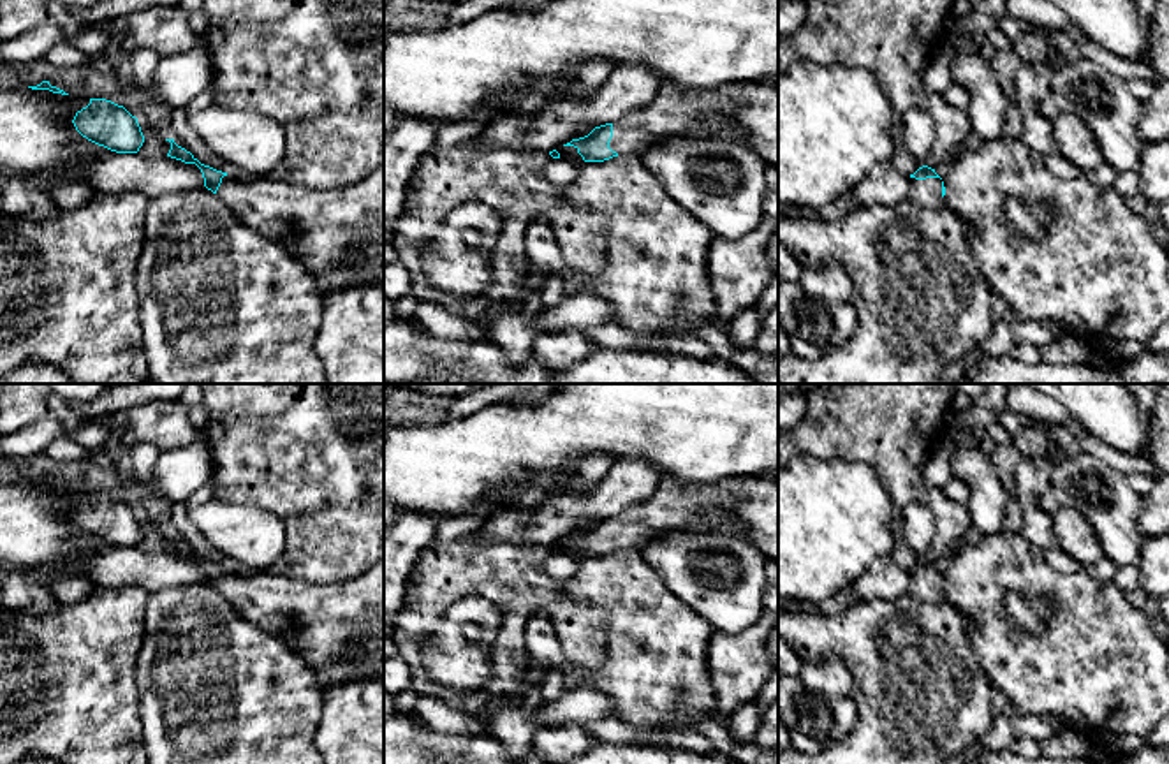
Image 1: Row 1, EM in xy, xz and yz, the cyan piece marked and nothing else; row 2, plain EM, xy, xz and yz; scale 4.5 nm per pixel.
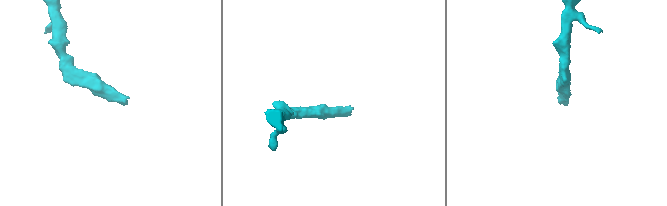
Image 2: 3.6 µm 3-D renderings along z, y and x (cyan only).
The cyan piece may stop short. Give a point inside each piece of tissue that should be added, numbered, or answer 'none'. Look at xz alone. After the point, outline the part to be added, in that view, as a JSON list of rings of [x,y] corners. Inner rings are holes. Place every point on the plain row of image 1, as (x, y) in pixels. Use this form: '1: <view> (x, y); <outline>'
1: xz (754, 500); [[[768,474],[681,484],[660,477],[655,493],[613,518],[609,542],[641,551],[648,542],[676,530],[688,530],[709,509],[729,512],[746,526],[743,535],[769,560],[778,558],[778,482]]]

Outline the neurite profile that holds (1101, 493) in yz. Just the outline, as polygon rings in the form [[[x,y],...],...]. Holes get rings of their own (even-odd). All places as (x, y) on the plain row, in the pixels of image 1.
[[[1077,454],[1051,472],[1051,491],[1060,507],[1077,509],[1092,525],[1104,556],[1116,567],[1139,565],[1143,537],[1137,530],[1141,496],[1129,484],[1129,475],[1090,454]]]

